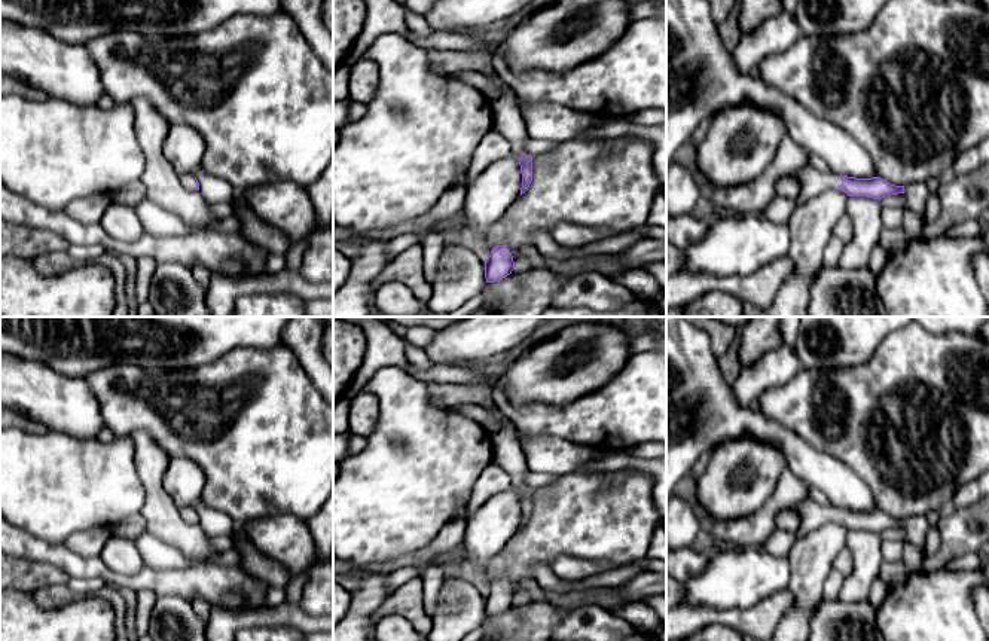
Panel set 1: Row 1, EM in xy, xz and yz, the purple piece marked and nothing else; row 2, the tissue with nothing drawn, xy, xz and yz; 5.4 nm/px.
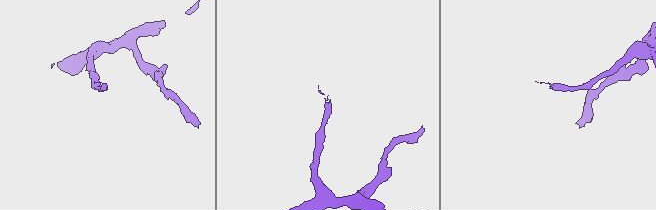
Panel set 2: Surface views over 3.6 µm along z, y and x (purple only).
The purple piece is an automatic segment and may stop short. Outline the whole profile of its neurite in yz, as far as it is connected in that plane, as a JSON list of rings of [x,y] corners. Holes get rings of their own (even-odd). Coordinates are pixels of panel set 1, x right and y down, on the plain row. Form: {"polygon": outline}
{"polygon": [[[809,498],[794,506],[793,510],[800,518],[797,537],[806,537],[827,522],[840,522],[848,529],[867,529],[879,534],[889,528],[904,526],[904,519],[891,518],[880,510],[855,512],[831,504],[821,506]]]}

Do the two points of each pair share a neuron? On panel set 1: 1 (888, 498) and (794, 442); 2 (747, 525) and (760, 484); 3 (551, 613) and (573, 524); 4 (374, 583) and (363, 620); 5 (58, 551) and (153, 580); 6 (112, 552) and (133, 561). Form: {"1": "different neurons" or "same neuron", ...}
{"1": "different neurons", "2": "different neurons", "3": "different neurons", "4": "same neuron", "5": "same neuron", "6": "same neuron"}

